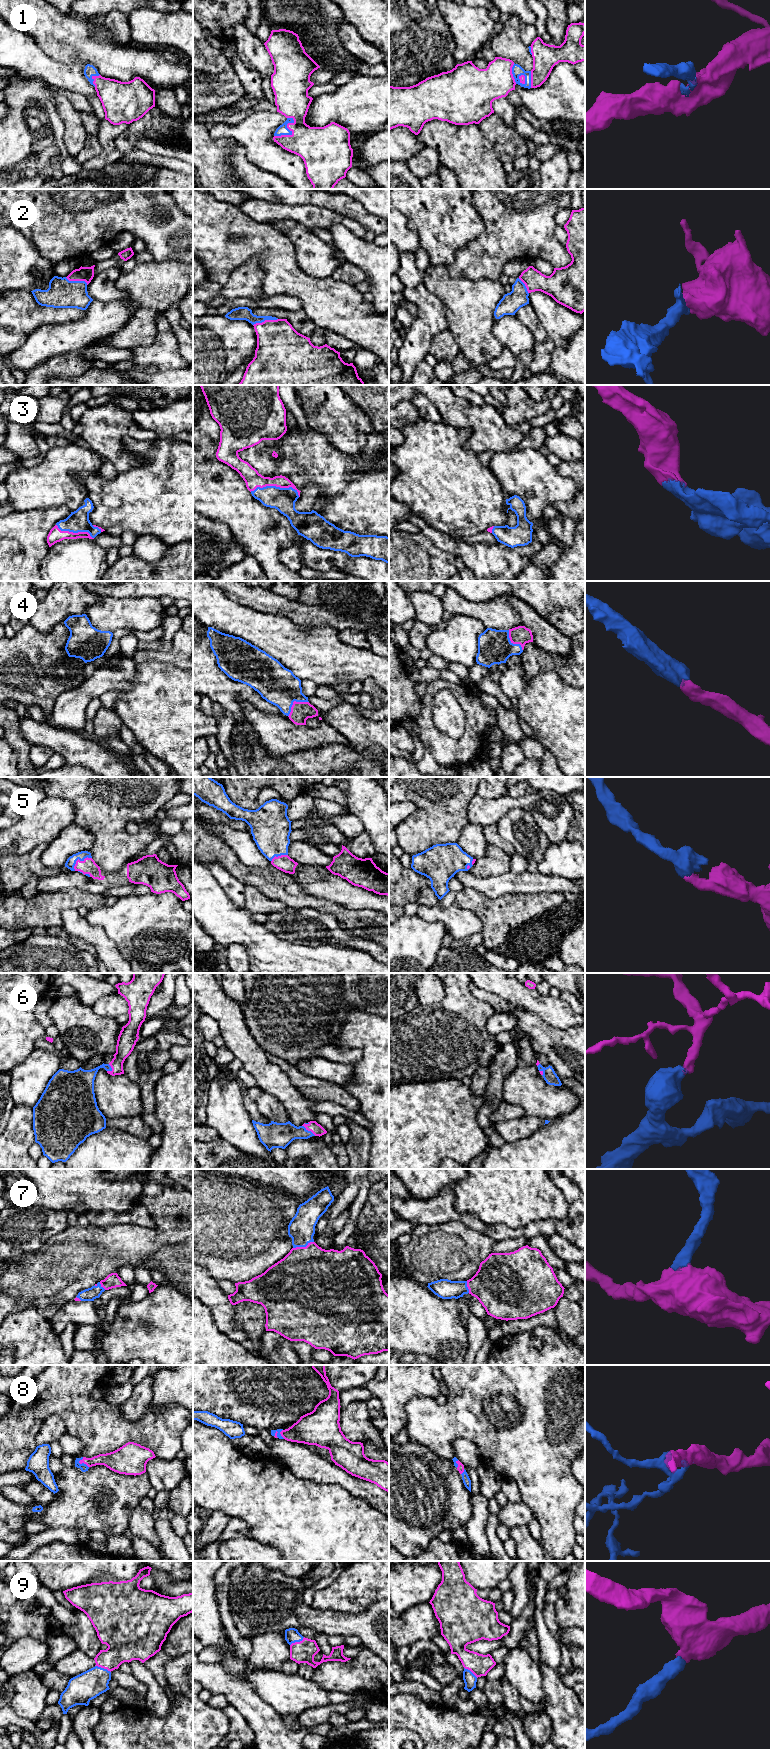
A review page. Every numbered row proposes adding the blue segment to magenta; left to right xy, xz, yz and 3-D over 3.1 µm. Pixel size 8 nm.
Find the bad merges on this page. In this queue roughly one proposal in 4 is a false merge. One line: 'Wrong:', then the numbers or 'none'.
Wrong: none

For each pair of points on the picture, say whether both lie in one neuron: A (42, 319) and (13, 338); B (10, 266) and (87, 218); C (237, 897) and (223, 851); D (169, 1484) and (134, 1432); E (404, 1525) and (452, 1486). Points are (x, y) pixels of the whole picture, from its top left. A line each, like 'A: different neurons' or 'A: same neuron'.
A: same neuron
B: different neurons
C: different neurons
D: different neurons
E: same neuron

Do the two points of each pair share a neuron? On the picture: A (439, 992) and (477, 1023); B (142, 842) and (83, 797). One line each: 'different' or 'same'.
A: different
B: same

